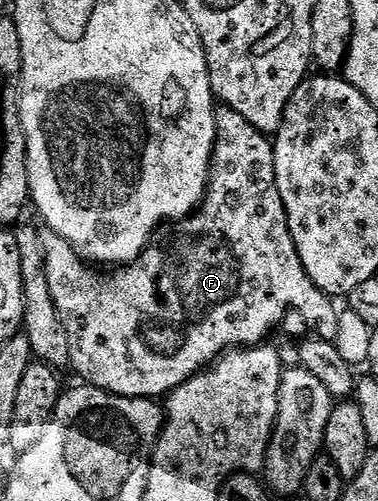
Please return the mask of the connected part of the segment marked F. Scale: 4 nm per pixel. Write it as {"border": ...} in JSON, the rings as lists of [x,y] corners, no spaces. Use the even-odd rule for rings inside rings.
{"border":[[[223,106],[215,113],[215,139],[215,154],[211,158],[211,178],[207,186],[207,194],[194,213],[178,225],[179,237],[176,240],[163,240],[160,244],[152,242],[147,245],[138,260],[130,266],[119,266],[114,270],[100,270],[98,267],[88,266],[81,259],[80,253],[62,238],[56,239],[54,241],[56,244],[46,245],[49,290],[53,290],[55,305],[59,315],[63,318],[67,334],[71,337],[73,364],[79,367],[80,374],[87,379],[84,381],[90,382],[94,387],[106,388],[107,391],[116,392],[119,396],[166,397],[174,388],[186,382],[190,376],[196,375],[200,370],[206,369],[208,365],[218,360],[224,352],[240,346],[264,343],[268,339],[267,335],[274,328],[276,330],[282,325],[287,312],[299,304],[298,300],[313,292],[311,278],[293,242],[293,234],[289,230],[287,221],[287,211],[281,202],[281,194],[275,177],[275,145],[269,139],[268,133],[259,131],[237,110]]]}

